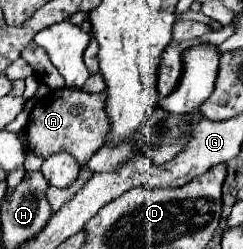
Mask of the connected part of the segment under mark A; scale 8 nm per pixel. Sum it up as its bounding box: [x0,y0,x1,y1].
[24,87,108,165]

